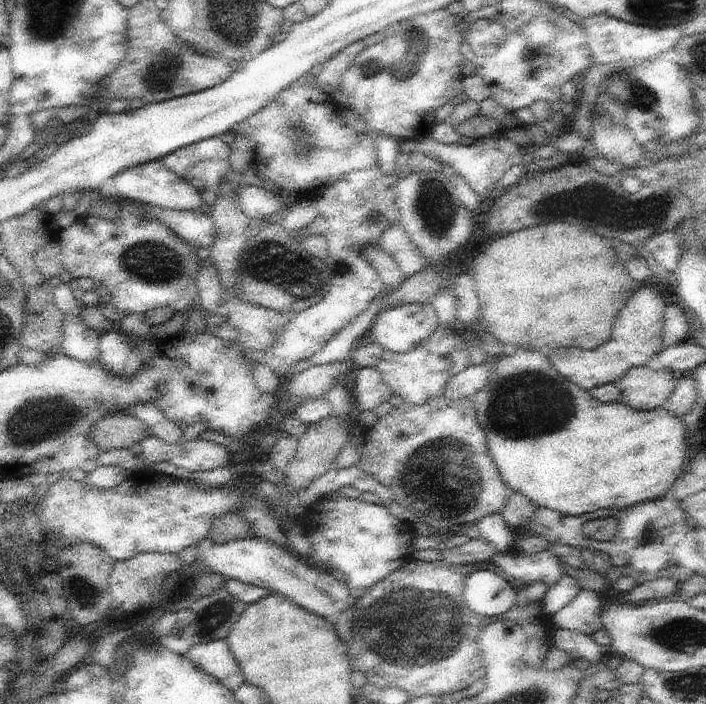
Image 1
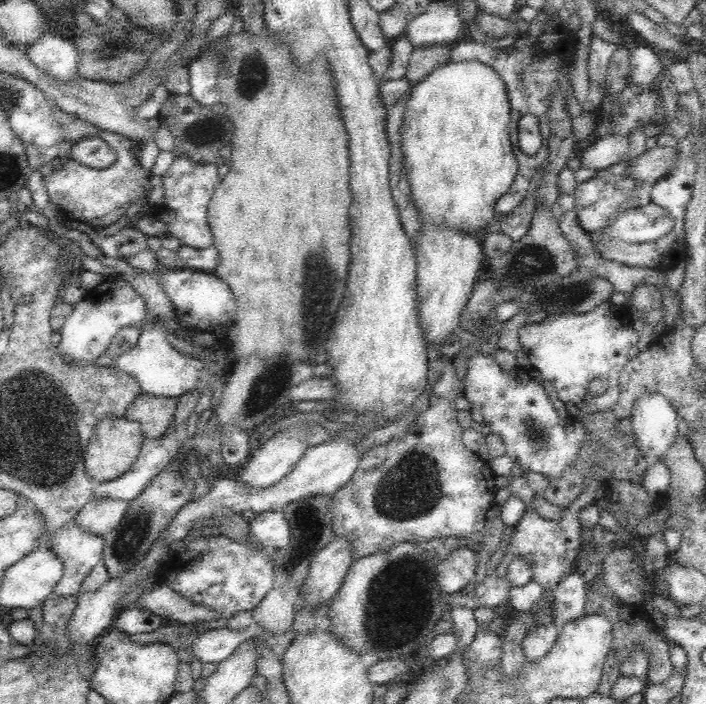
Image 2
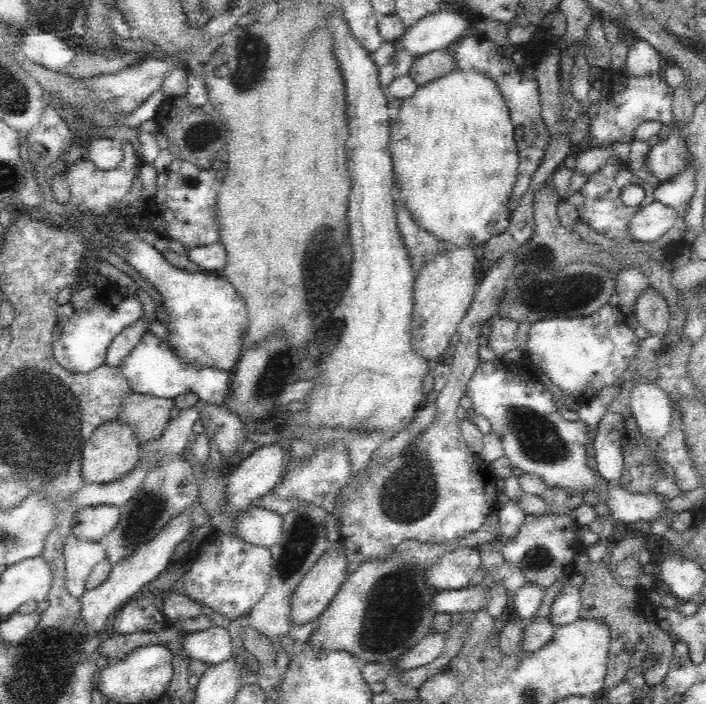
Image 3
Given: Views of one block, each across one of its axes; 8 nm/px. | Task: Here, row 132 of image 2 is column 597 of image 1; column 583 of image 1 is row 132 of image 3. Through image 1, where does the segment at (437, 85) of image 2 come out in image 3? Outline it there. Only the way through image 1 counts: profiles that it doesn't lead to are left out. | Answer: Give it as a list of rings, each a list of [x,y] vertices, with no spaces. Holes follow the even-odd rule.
[[[457,69],[454,72],[449,72],[447,76],[442,76],[439,80],[434,80],[425,86],[419,87],[413,96],[402,102],[397,117],[389,124],[388,153],[392,157],[394,166],[393,173],[397,199],[410,213],[412,220],[420,228],[423,228],[430,234],[435,234],[436,238],[456,246],[482,246],[484,242],[488,242],[492,237],[502,234],[510,226],[513,206],[511,194],[512,190],[514,190],[520,163],[514,132],[515,125],[509,115],[509,108],[500,90],[496,87],[496,82],[492,81],[490,76],[486,77],[479,70]]]

